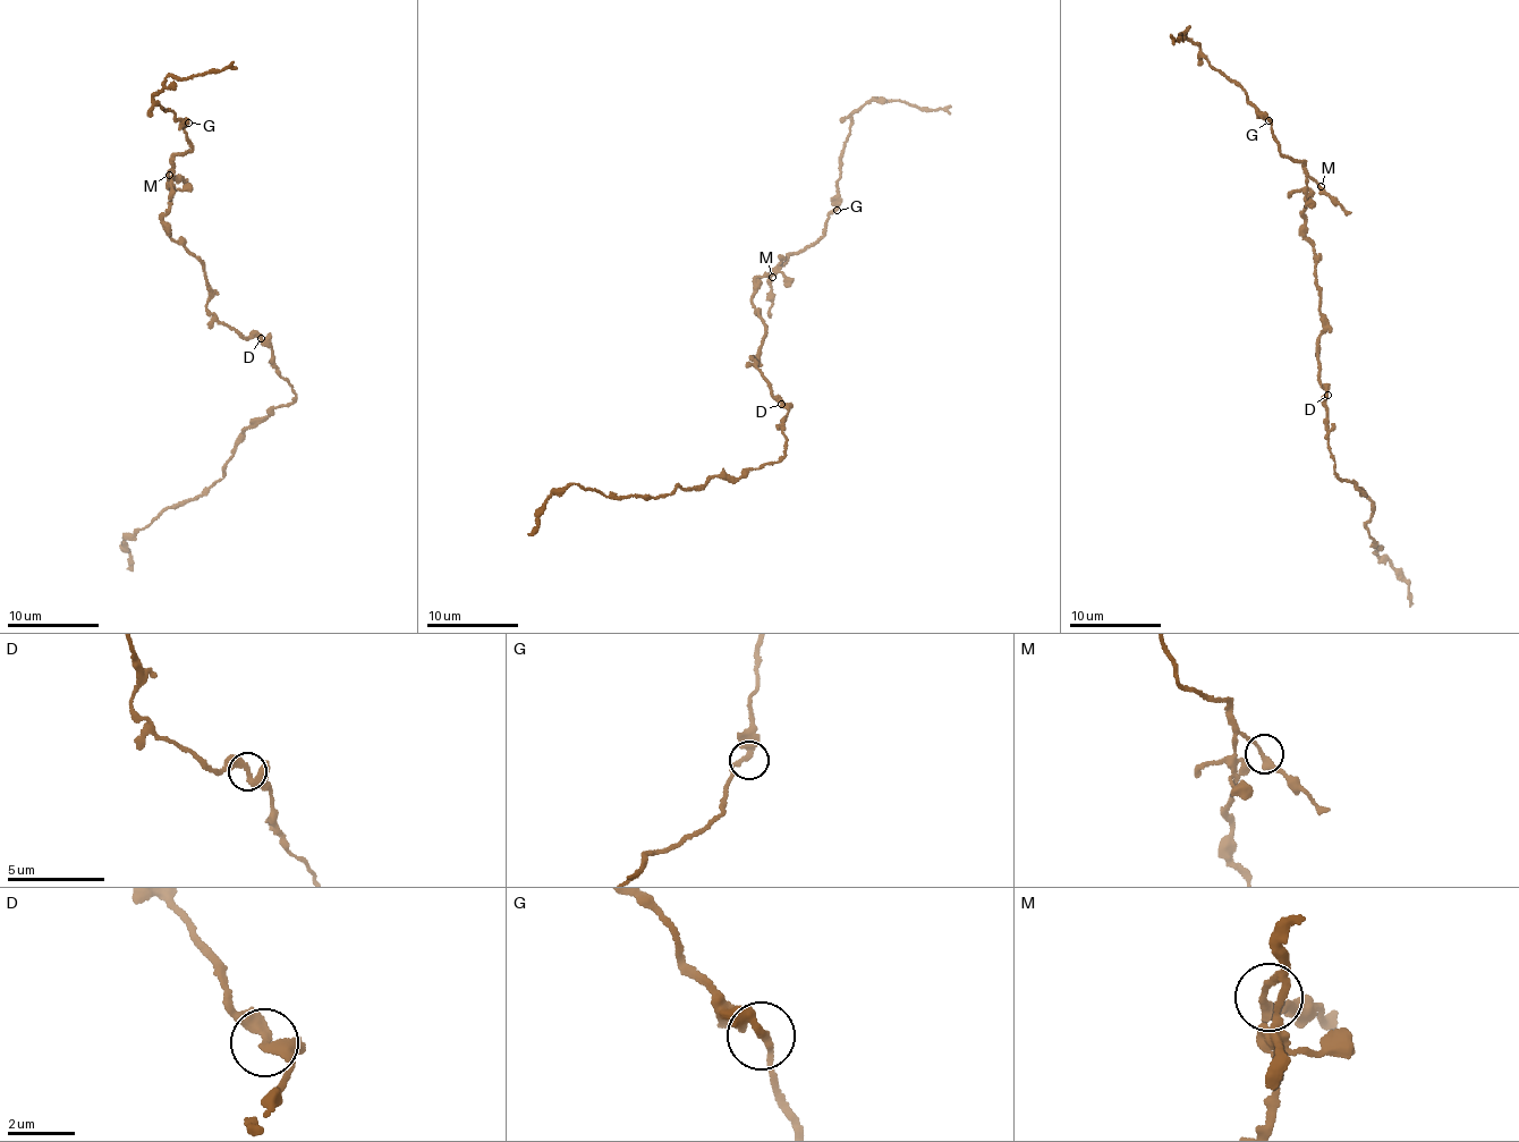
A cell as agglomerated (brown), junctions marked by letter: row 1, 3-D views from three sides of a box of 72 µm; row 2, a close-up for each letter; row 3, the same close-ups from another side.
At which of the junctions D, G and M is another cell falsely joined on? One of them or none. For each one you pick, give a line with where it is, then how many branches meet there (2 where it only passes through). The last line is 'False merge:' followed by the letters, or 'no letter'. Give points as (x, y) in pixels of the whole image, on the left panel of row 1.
False merge: no letter

